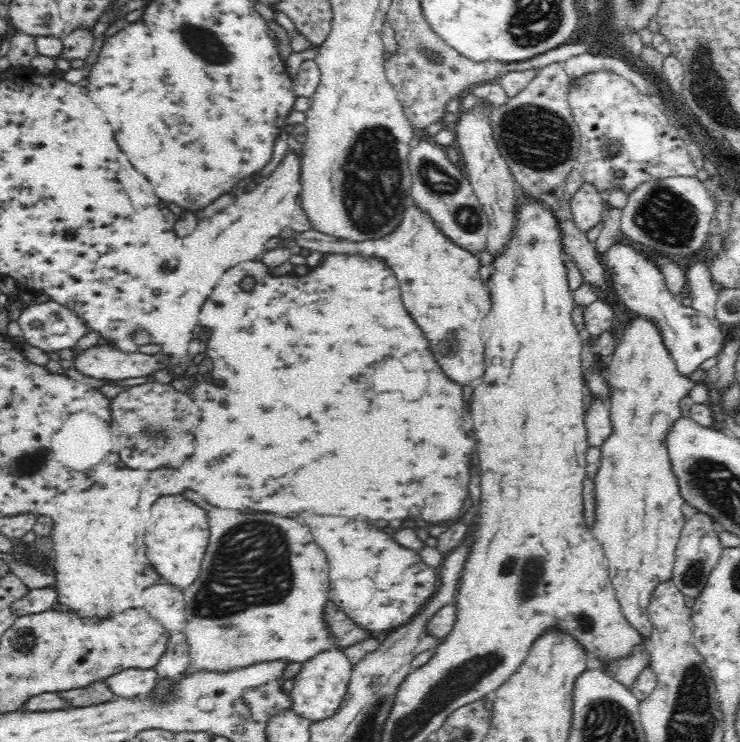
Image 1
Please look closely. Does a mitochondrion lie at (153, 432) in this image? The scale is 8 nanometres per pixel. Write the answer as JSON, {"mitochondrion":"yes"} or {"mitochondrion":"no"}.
{"mitochondrion":"yes"}

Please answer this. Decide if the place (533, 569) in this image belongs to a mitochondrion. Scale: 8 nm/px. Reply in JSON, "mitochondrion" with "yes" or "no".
{"mitochondrion":"yes"}

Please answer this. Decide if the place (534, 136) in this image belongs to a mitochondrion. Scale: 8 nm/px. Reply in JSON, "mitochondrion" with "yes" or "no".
{"mitochondrion":"yes"}

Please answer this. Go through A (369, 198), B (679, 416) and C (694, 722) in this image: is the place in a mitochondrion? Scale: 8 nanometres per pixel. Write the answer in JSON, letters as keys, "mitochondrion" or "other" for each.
{"A":"mitochondrion","B":"other","C":"mitochondrion"}

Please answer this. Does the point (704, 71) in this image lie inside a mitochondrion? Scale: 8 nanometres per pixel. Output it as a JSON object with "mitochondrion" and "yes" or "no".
{"mitochondrion":"yes"}

